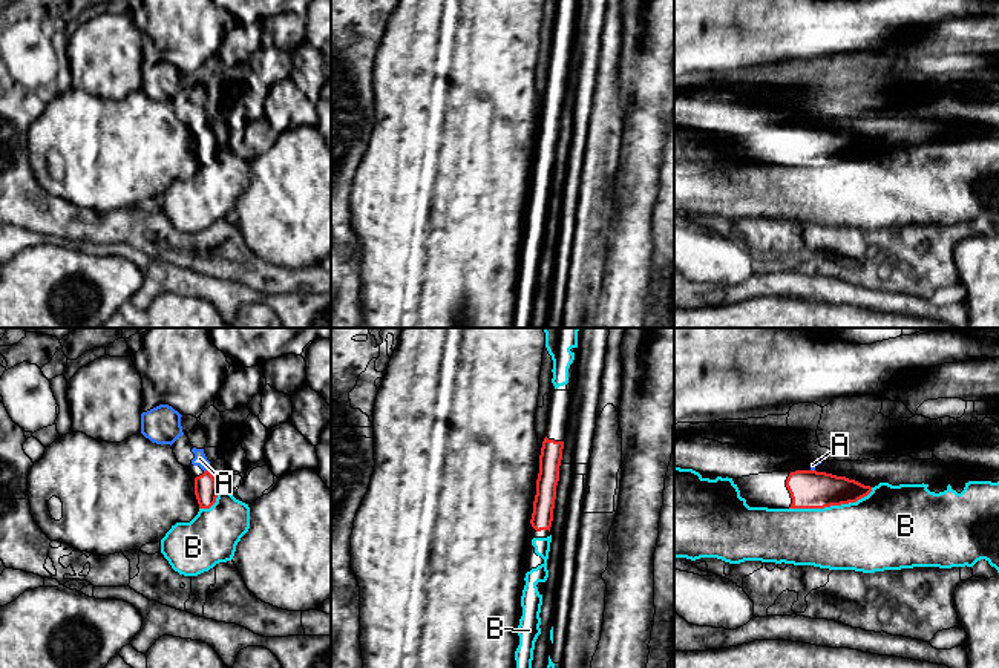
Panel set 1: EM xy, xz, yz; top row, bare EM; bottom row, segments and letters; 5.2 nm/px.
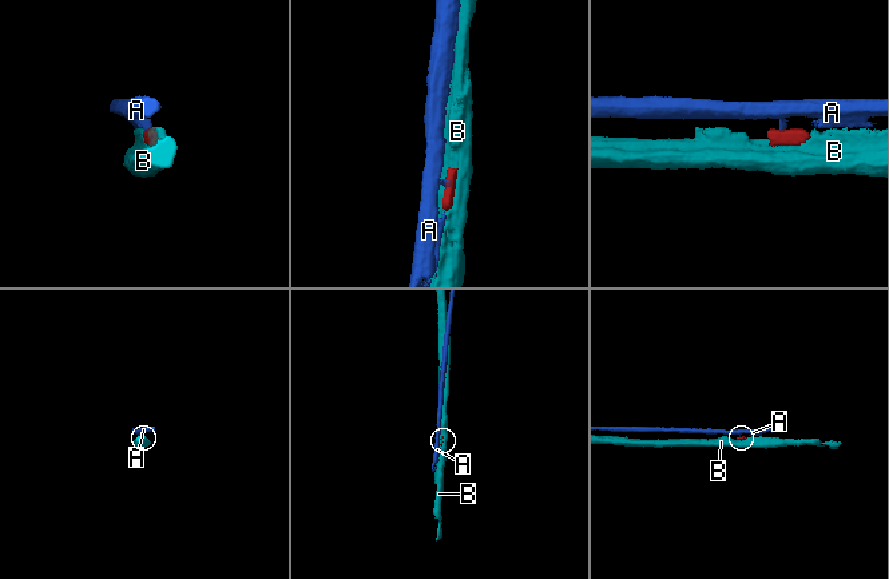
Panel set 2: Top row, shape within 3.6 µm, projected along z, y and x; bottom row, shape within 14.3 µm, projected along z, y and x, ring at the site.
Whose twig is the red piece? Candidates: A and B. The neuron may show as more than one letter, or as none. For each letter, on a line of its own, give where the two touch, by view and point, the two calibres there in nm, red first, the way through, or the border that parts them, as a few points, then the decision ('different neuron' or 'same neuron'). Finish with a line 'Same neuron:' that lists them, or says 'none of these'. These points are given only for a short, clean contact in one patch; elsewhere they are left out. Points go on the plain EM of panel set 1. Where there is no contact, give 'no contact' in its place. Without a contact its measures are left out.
A: meets red in xy at (206, 127); 120 nm thick on the red side, 70 nm on the other; border along xy (207, 126), (204, 129); different neuron
B: meets red in yz at (831, 161); 200 nm thick on the red side, 380 nm on the other; border along yz (872, 144), (855, 158), (823, 164), (789, 166); different neuron
Same neuron: none of these

